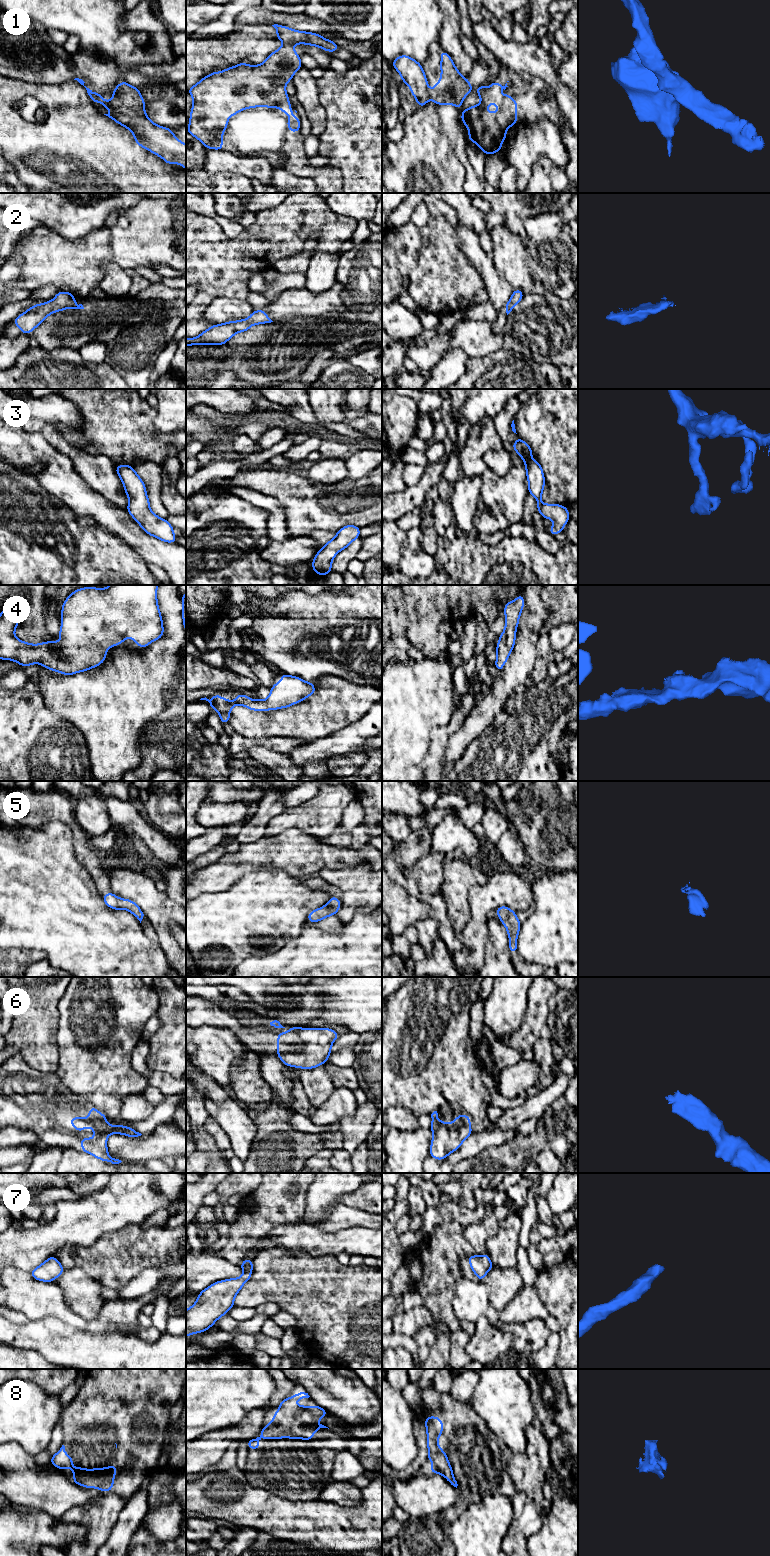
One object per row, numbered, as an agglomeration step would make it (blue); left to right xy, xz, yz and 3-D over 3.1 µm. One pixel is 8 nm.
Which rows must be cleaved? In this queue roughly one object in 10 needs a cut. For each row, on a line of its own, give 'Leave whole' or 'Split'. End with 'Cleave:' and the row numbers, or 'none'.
1: Split
2: Leave whole
3: Leave whole
4: Leave whole
5: Leave whole
6: Leave whole
7: Leave whole
8: Leave whole
Cleave: 1

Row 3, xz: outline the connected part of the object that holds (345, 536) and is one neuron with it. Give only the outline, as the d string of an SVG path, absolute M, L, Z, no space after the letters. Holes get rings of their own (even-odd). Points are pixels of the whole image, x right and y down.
M355 525L343 526L335 537L328 541L315 555L312 570L320 576L332 571L332 560L337 553L348 547L355 539L360 537L360 527Z

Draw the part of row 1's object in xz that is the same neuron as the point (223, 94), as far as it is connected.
M284 44L281 48L269 54L266 60L259 65L248 65L244 62L236 66L224 69L221 72L212 72L202 78L197 84L187 89L193 98L193 106L190 112L188 133L197 138L207 149L224 150L222 139L230 120L238 112L247 108L280 108L289 115L287 120L288 130L300 131L300 120L294 116L289 102L285 86L292 80L296 71L302 68L300 55L293 46Z

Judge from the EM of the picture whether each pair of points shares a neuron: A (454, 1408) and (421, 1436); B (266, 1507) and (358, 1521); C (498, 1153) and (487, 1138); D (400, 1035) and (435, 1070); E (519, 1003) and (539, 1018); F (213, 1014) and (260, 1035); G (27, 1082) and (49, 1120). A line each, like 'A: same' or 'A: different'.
A: same
B: same
C: different
D: same
E: different
F: same
G: same

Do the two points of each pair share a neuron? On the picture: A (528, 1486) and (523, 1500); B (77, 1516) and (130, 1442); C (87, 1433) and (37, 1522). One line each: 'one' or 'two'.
A: two
B: one
C: two

